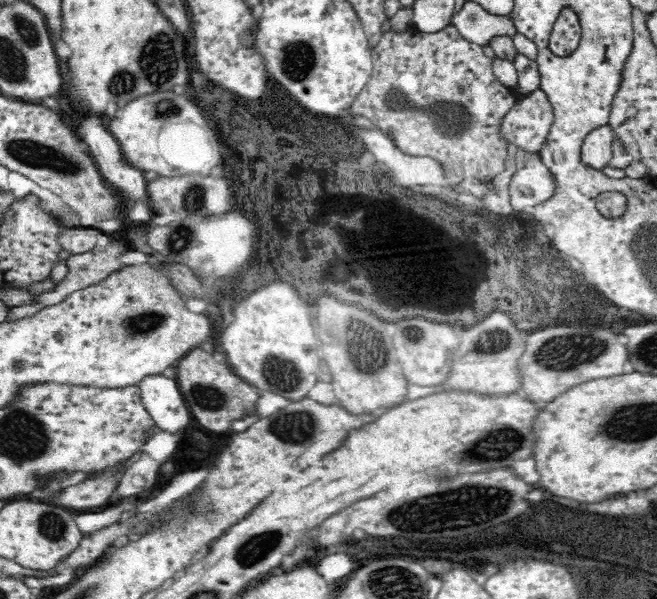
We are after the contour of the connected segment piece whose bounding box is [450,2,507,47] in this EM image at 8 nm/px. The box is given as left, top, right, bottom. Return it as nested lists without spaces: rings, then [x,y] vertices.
[[[465,2],[450,23],[468,42],[487,46],[492,35],[504,33],[506,23],[473,2]]]

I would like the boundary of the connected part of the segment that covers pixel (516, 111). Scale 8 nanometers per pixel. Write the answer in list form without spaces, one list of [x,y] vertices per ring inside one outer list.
[[[540,86],[527,93],[522,93],[520,89],[514,89],[513,103],[500,119],[497,132],[506,144],[516,146],[518,150],[522,150],[527,154],[530,154],[530,152],[539,153],[548,140],[552,124],[554,124],[554,109]]]

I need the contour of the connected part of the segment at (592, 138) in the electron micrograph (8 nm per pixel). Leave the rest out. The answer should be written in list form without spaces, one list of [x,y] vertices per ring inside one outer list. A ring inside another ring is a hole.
[[[606,125],[584,137],[580,149],[580,162],[588,169],[602,171],[611,157],[611,144],[616,138],[611,128]]]

